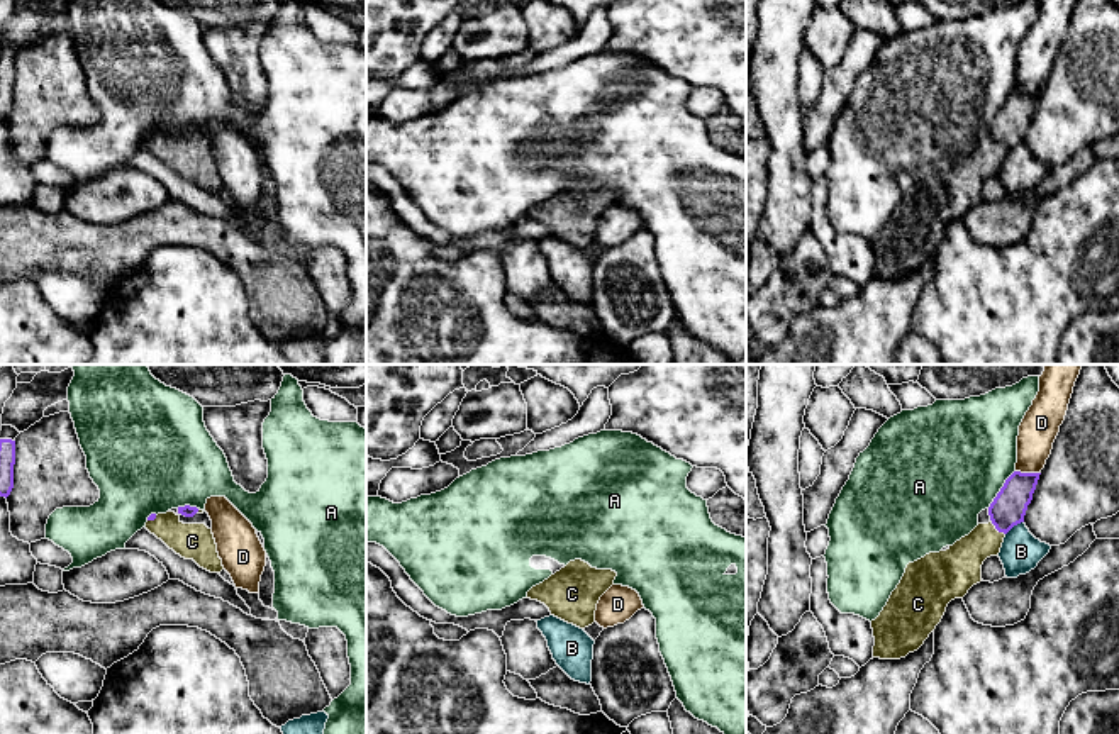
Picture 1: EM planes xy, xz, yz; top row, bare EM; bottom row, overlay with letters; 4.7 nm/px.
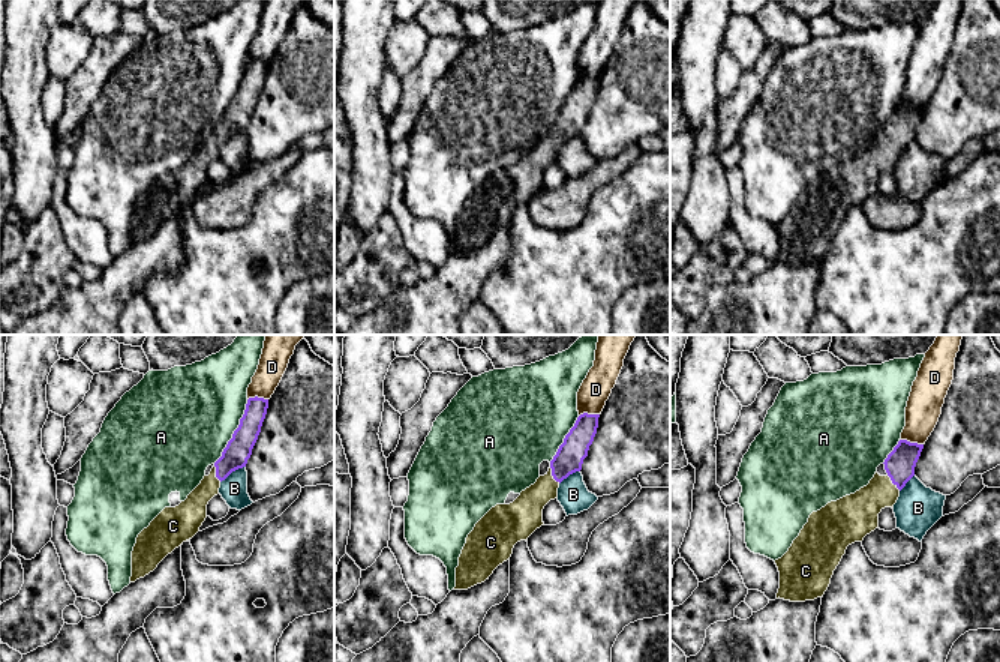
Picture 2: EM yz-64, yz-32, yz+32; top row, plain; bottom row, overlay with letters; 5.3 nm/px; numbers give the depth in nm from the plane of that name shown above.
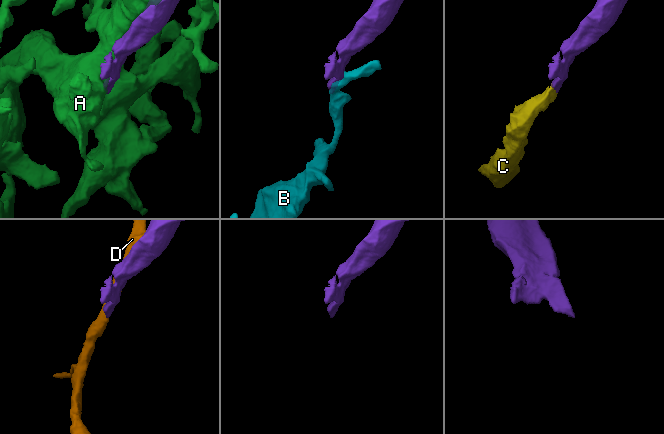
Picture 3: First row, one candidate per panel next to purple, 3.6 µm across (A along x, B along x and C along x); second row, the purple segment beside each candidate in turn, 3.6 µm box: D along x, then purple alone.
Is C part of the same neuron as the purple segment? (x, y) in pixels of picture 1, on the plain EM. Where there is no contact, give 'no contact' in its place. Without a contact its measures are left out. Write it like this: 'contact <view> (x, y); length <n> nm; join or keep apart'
contact yz (996, 148); length 100 nm; join

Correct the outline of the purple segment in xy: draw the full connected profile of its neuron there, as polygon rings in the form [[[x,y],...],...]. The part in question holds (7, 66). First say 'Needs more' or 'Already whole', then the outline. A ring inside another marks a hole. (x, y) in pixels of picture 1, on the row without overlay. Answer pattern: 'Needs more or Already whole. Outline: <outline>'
Needs more. Outline: [[[12,46],[0,51],[0,117],[8,117],[14,108],[15,58],[20,53]]]

